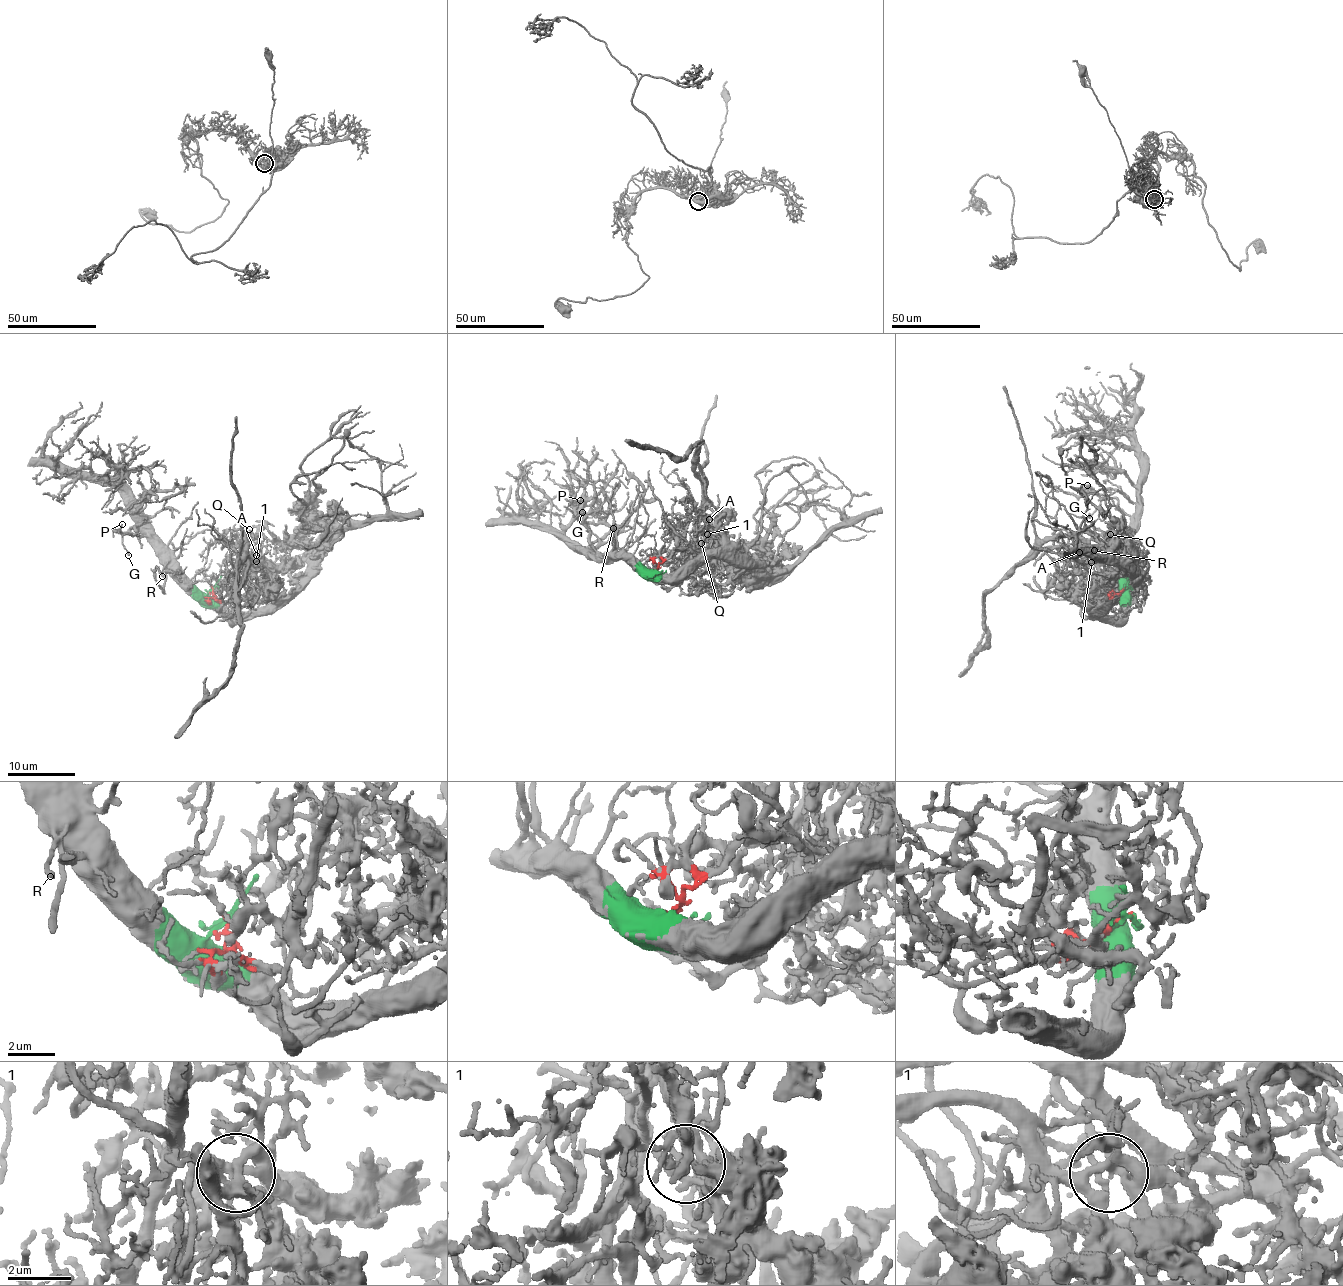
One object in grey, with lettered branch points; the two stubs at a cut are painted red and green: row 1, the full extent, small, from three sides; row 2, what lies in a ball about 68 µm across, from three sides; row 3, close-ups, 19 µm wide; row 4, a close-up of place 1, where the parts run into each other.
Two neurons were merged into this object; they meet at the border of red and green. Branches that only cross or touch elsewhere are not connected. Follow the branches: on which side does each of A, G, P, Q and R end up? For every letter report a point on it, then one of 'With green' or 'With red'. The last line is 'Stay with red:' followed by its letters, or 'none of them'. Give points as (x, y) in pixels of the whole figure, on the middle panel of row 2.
A: Place: (709, 519). With red
G: Place: (582, 512). With green
P: Place: (580, 500). With green
Q: Place: (701, 543). With red
R: Place: (613, 528). With green
Stay with red: A, Q

